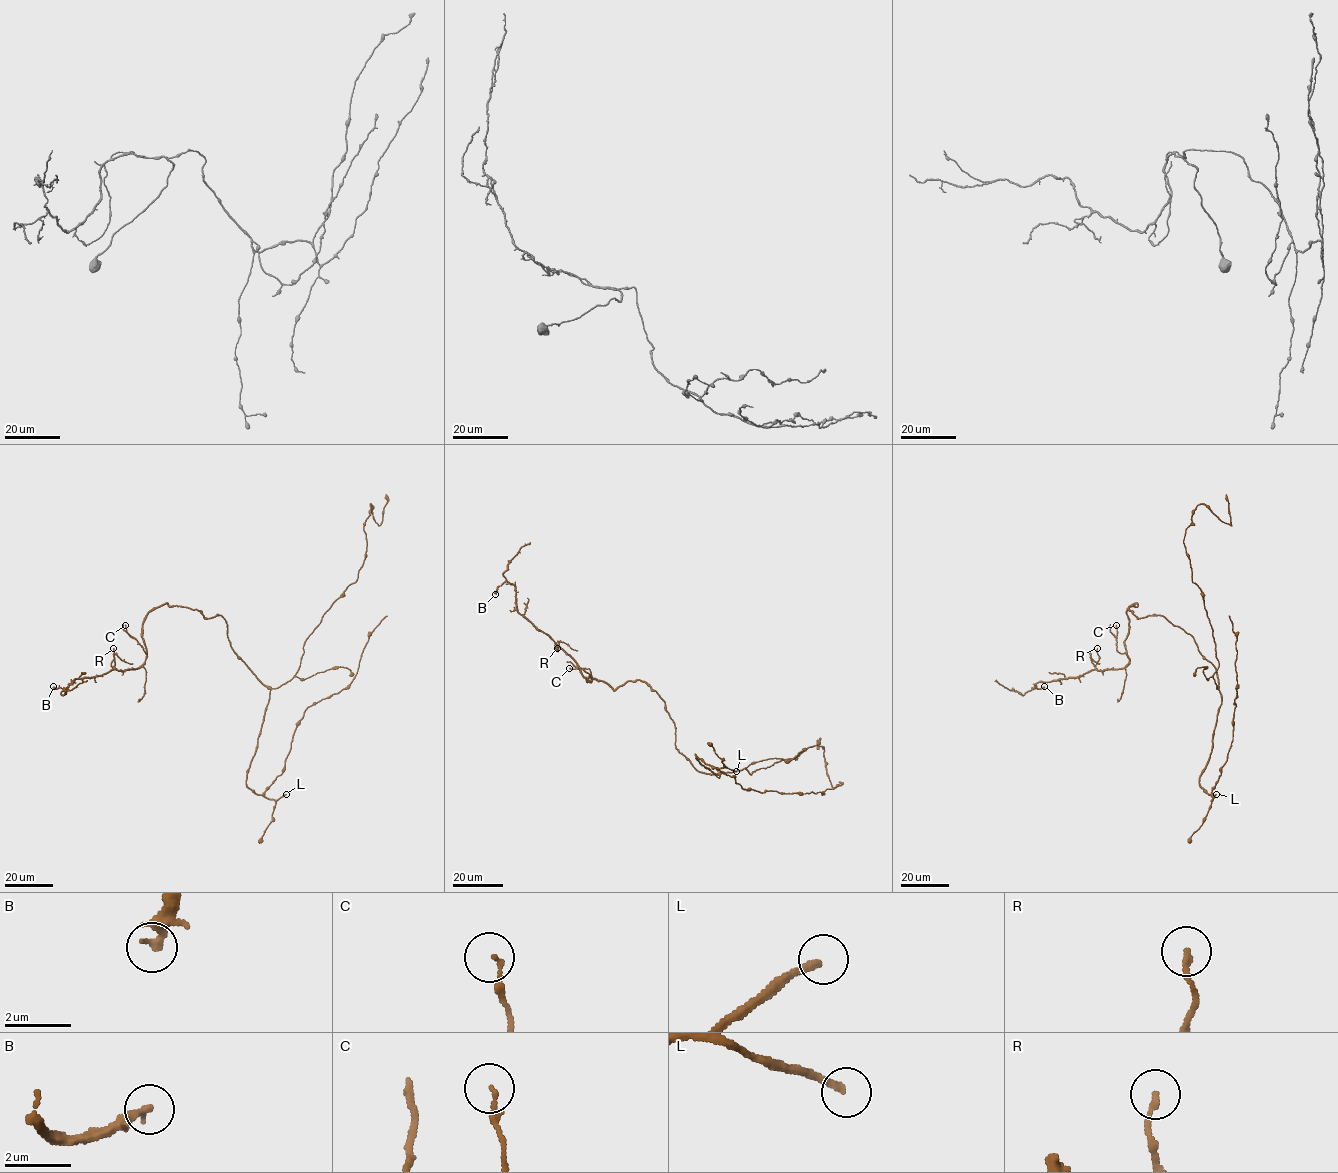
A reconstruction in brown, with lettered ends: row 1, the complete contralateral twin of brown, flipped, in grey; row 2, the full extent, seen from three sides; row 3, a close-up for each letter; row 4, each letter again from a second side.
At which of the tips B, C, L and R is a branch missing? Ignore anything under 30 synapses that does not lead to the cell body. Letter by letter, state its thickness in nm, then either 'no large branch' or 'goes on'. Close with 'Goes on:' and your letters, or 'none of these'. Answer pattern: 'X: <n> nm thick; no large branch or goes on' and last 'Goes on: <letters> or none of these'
B: 300 nm thick; no large branch
C: 110 nm thick; no large branch
L: 240 nm thick; goes on
R: 170 nm thick; no large branch
Goes on: L

